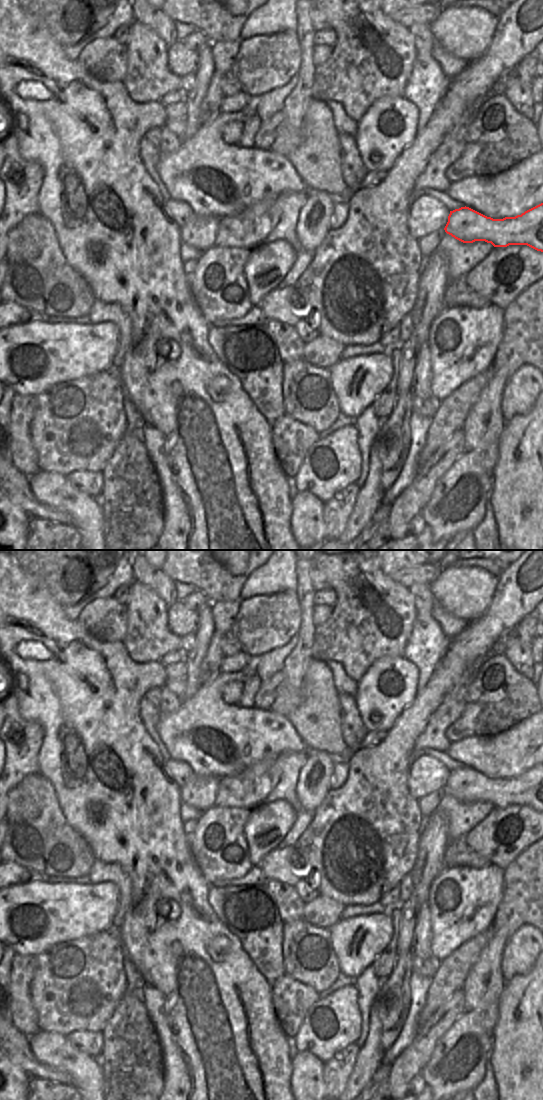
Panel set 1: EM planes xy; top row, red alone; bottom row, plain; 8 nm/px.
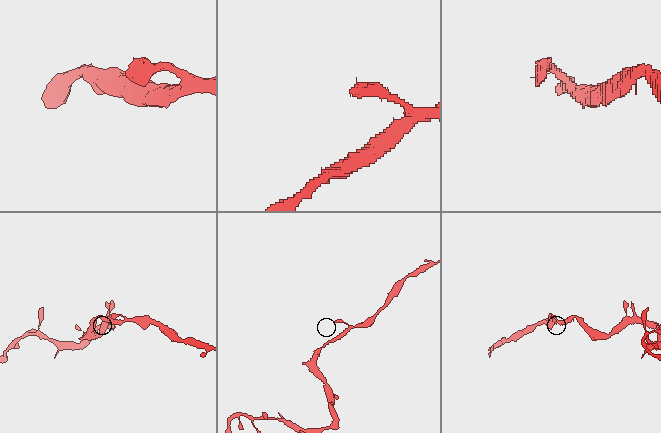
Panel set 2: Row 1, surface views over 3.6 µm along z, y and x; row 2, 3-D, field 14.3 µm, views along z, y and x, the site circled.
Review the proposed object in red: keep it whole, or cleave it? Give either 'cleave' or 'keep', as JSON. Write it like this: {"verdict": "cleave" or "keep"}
{"verdict": "keep"}

